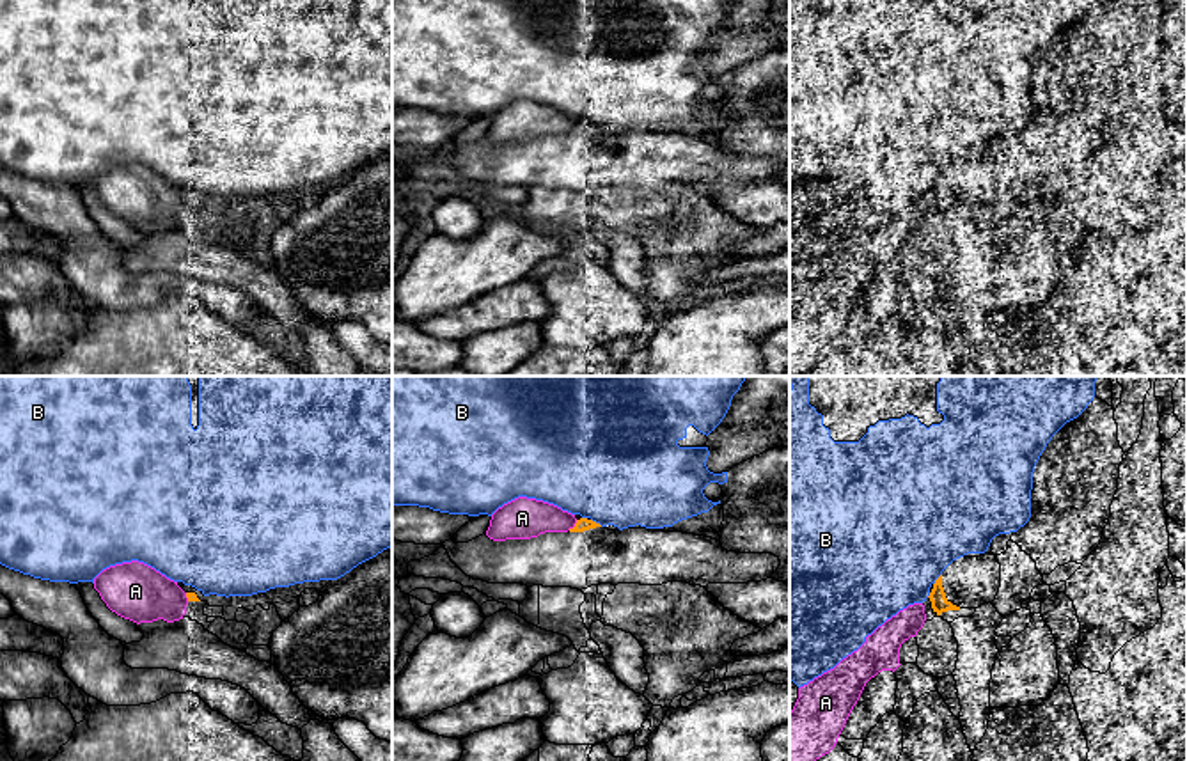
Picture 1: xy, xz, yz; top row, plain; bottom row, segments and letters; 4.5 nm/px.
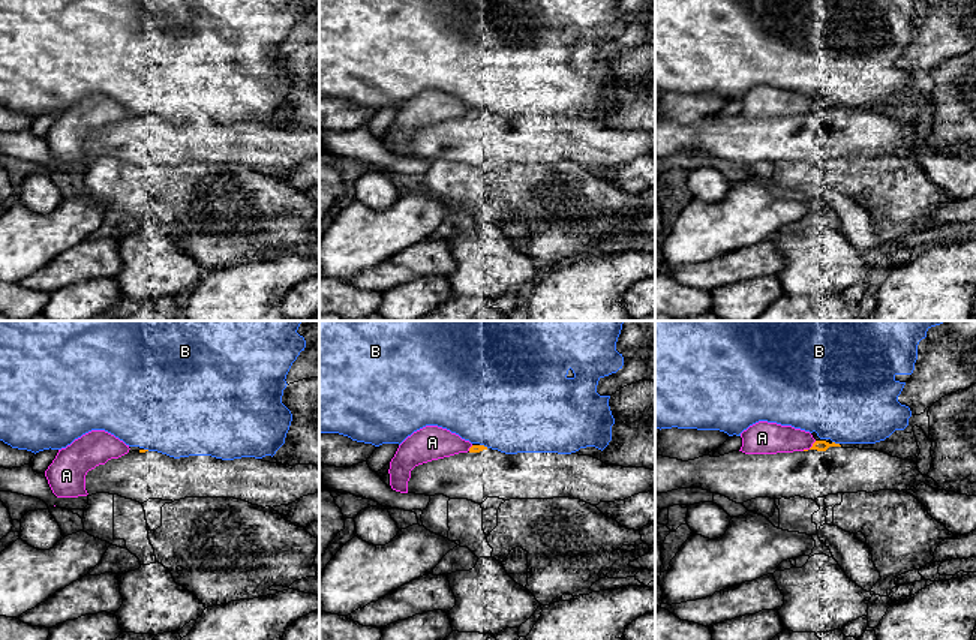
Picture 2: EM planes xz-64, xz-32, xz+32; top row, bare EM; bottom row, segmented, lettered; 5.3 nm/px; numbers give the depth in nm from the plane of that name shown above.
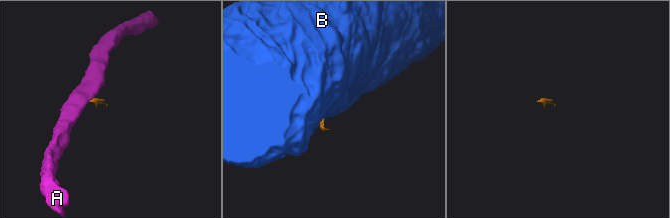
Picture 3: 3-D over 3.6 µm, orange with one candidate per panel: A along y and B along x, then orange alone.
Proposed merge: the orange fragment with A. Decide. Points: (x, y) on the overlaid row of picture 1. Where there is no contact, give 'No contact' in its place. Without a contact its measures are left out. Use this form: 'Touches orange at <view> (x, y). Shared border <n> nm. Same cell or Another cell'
Touches orange at xz (575, 525). Shared border 60 nm. Another cell

